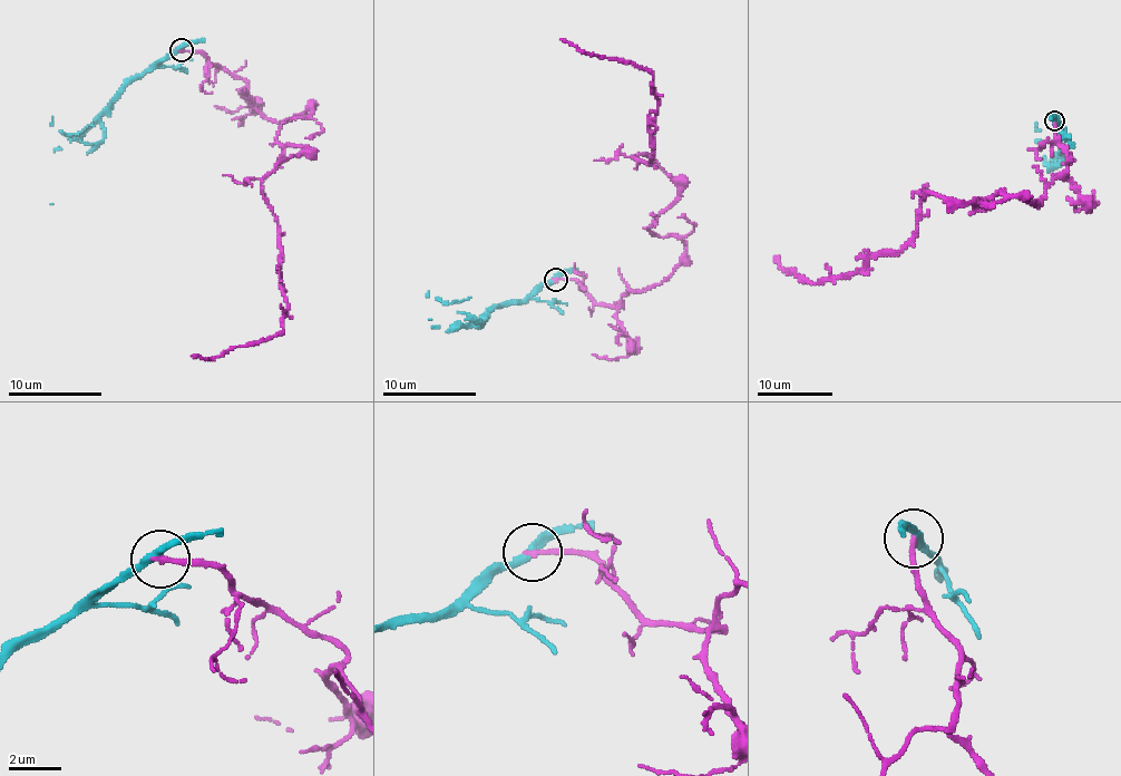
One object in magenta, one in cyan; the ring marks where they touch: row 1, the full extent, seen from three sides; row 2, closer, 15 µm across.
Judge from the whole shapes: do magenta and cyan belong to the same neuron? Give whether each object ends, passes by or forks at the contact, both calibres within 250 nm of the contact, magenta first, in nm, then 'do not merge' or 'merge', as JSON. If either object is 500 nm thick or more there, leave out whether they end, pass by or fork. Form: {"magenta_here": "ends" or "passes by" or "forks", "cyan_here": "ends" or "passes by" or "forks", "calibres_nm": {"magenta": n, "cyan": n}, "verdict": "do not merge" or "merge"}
{"magenta_here": "ends", "cyan_here": "passes by", "calibres_nm": {"magenta": 220, "cyan": 280}, "verdict": "do not merge"}

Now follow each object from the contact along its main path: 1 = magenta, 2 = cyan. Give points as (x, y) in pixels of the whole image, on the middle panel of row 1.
1: (555, 279), (621, 308), (686, 250), (650, 231), (678, 183), (631, 156), (652, 154), (653, 75), (559, 39)
2: (555, 278), (468, 327), (435, 328), (429, 320)

